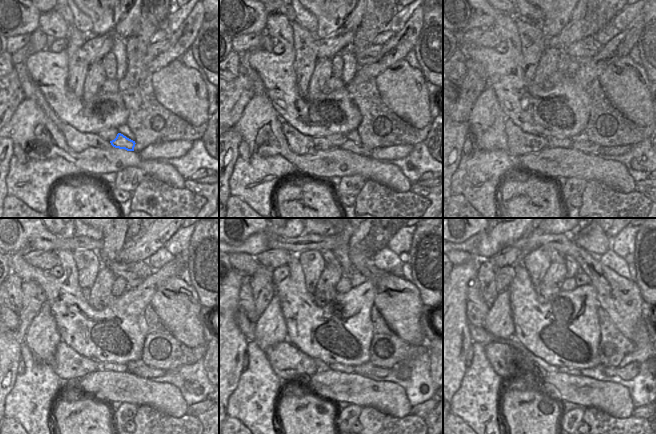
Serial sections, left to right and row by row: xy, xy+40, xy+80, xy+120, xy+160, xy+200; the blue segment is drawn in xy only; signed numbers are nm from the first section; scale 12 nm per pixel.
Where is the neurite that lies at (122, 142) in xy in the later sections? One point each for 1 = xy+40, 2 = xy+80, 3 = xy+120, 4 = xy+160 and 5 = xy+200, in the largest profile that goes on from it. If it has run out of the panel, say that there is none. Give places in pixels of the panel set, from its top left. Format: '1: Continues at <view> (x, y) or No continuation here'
1: Continues at xy+40 (359, 148)
2: Continues at xy+80 (587, 147)
3: Continues at xy+120 (144, 371)
4: Continues at xy+160 (403, 373)
5: Continues at xy+200 (631, 370).

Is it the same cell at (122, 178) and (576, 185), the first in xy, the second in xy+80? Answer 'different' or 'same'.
same

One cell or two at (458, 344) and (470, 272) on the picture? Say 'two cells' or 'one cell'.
one cell

